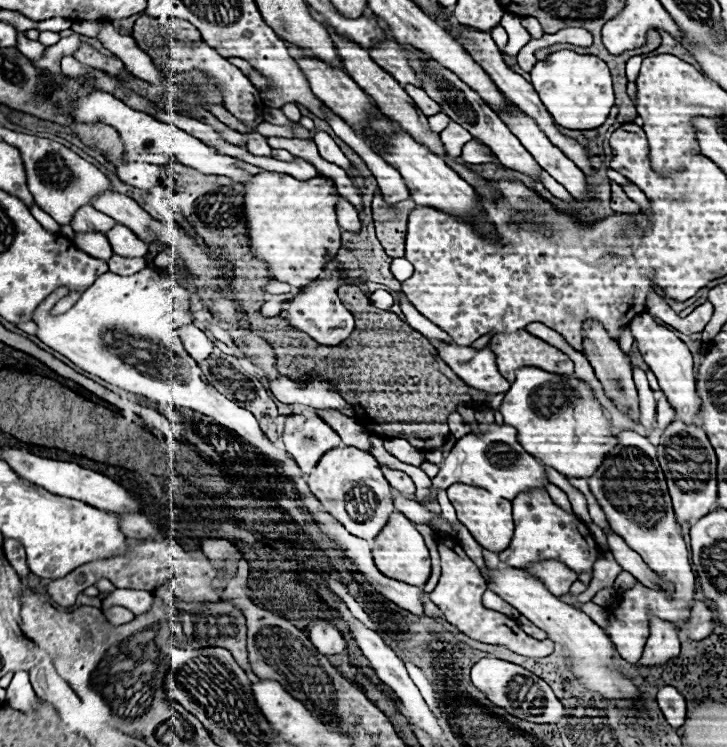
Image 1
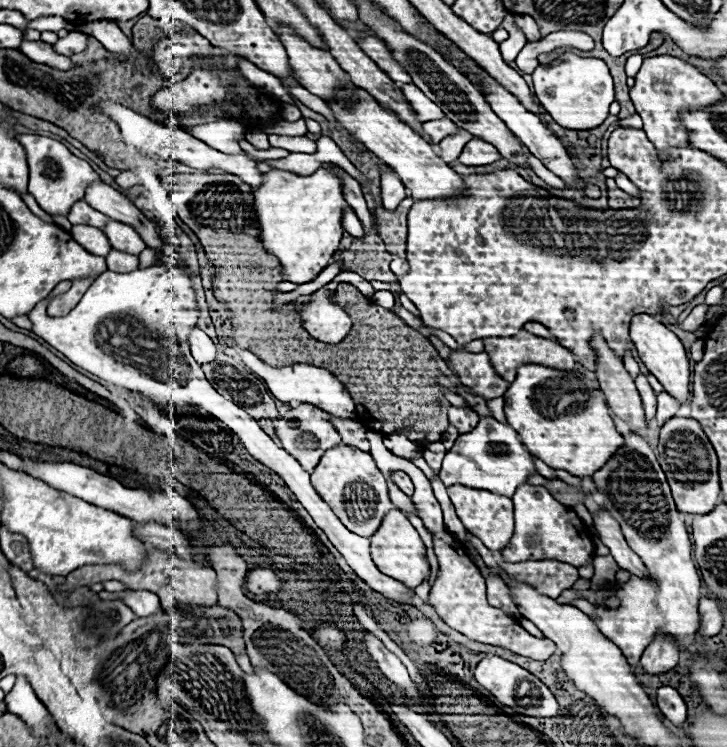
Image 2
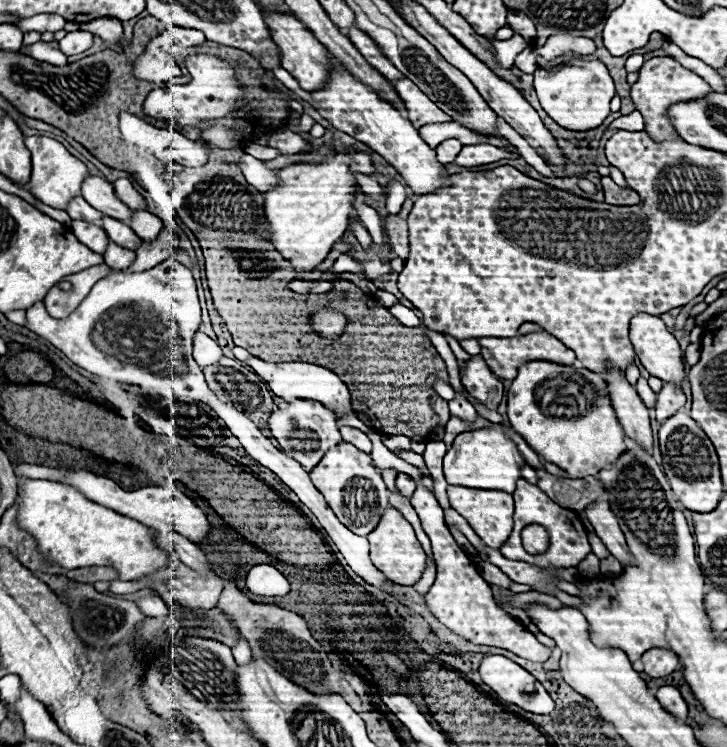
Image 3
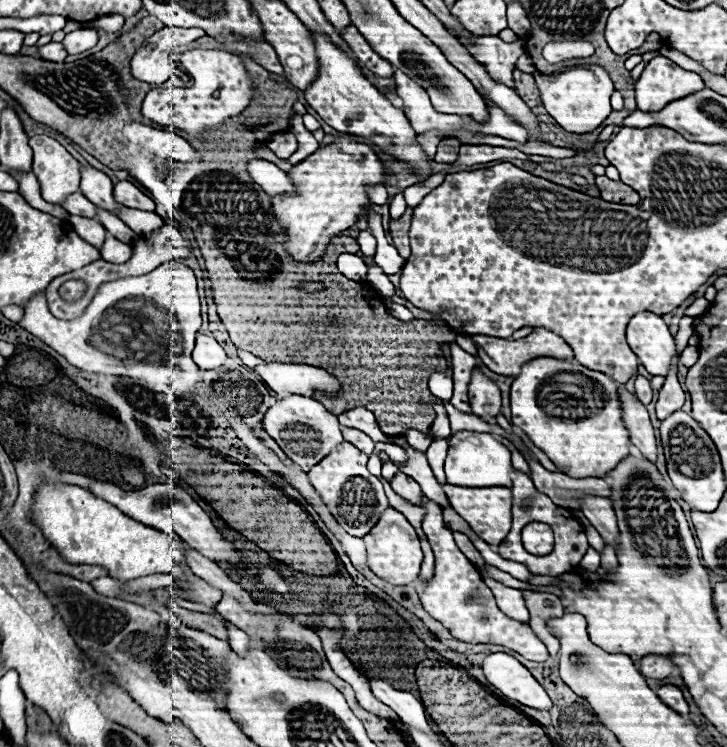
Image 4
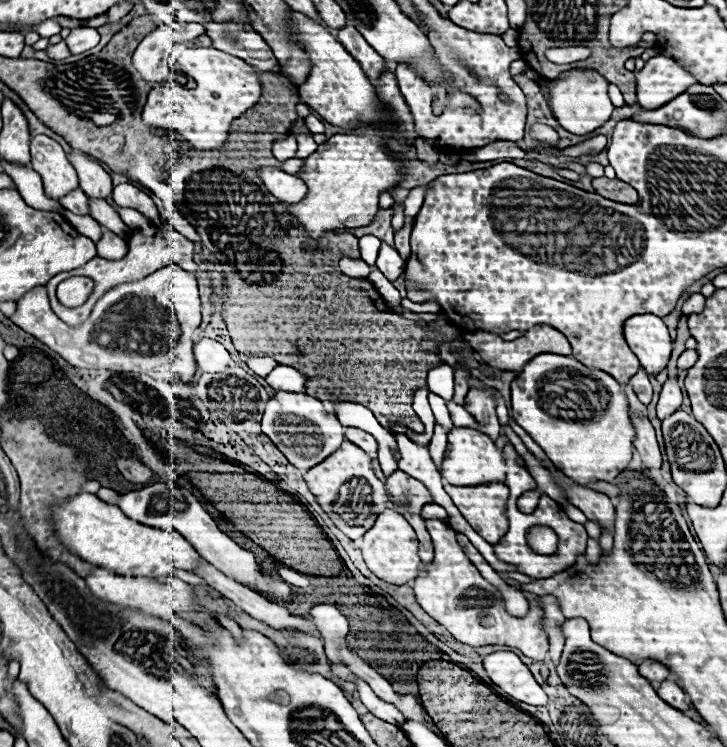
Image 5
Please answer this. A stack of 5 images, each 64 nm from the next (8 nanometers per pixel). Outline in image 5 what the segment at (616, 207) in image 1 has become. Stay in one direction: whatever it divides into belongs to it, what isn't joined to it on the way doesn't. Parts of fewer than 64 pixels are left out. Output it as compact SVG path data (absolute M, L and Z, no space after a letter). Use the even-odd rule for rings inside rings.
M606 176L602 178L594 178L594 188L600 196L608 198L608 200L614 200L614 202L620 202L620 204L636 204L638 202L638 194L632 186L624 184L622 180L610 180Z

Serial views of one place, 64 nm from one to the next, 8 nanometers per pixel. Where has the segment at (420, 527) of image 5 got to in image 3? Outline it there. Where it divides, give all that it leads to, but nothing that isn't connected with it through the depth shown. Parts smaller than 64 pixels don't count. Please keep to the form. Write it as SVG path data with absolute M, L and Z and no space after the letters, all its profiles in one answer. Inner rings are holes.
M398 474L396 486L398 486L398 490L402 492L402 496L406 496L406 498L410 498L410 496L414 494L414 490L416 490L414 480L412 480L410 476L406 476L406 474ZM428 558L428 566L426 566L426 570L424 570L422 578L418 580L418 584L414 586L414 588L416 588L416 592L426 594L426 592L428 592L428 588L434 584L434 576L436 576L436 564L434 564L434 560L430 560L430 558Z

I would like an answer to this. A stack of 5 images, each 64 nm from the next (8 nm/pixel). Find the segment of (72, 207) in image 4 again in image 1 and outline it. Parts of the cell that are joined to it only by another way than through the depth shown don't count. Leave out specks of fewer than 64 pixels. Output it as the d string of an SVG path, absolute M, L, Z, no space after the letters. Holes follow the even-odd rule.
M82 206L74 218L72 218L72 228L74 232L102 232L106 234L108 230L114 228L114 220L98 210L94 210L92 206Z

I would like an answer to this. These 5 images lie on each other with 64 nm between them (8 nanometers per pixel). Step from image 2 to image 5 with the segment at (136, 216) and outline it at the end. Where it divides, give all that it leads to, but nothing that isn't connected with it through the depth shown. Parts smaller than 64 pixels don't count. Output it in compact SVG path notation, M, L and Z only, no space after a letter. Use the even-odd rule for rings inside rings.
M74 150L68 154L70 162L74 164L78 178L80 178L80 188L84 190L84 194L88 198L102 198L102 200L110 200L112 196L112 180L110 174L96 162L84 158L84 154L80 150Z

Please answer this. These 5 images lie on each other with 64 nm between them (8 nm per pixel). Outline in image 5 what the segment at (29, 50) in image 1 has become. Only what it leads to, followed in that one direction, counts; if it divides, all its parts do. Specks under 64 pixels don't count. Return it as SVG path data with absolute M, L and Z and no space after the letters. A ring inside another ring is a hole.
M58 42L58 44L48 46L48 48L46 48L46 54L48 54L48 58L52 58L52 60L64 60L64 58L70 56L70 50L66 48L64 42Z

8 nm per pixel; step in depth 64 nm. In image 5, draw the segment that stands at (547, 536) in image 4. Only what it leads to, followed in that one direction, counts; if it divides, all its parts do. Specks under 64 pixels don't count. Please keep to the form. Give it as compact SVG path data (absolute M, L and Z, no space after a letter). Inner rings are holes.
M532 526L526 532L526 538L528 538L528 546L536 553L552 555L557 550L558 538L554 530L548 526Z

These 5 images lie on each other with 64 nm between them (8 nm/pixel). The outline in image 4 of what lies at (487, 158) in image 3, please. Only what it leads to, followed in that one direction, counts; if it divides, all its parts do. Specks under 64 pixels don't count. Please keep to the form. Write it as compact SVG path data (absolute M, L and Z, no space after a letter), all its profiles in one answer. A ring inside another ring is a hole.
M462 144L458 160L454 162L456 166L472 166L472 164L484 164L484 162L494 162L494 160L526 160L528 156L520 150L510 150L510 148L502 148L502 146L486 146L486 144L478 144L478 146L468 146Z

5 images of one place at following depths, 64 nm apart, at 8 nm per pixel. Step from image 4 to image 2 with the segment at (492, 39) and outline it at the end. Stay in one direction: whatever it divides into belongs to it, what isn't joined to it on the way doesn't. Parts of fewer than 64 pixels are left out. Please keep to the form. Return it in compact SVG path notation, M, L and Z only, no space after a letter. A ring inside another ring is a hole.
M508 14L504 18L500 27L506 29L508 34L510 34L510 38L508 38L506 42L502 42L502 44L500 44L502 58L504 58L506 62L512 62L512 60L516 60L518 52L524 48L524 44L526 44L528 40L526 40L524 32L514 24L514 18L511 14Z

